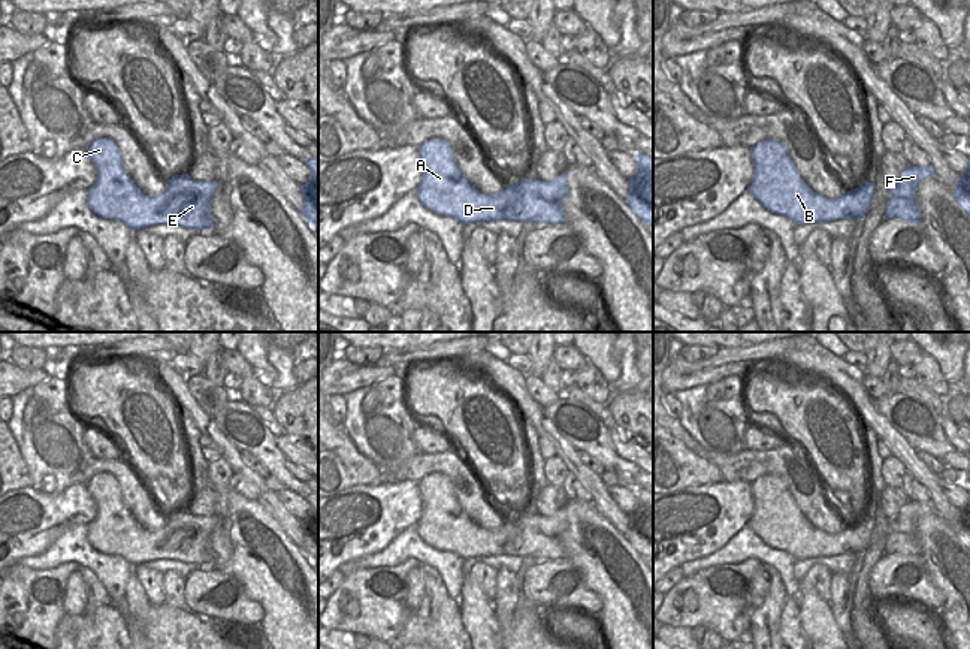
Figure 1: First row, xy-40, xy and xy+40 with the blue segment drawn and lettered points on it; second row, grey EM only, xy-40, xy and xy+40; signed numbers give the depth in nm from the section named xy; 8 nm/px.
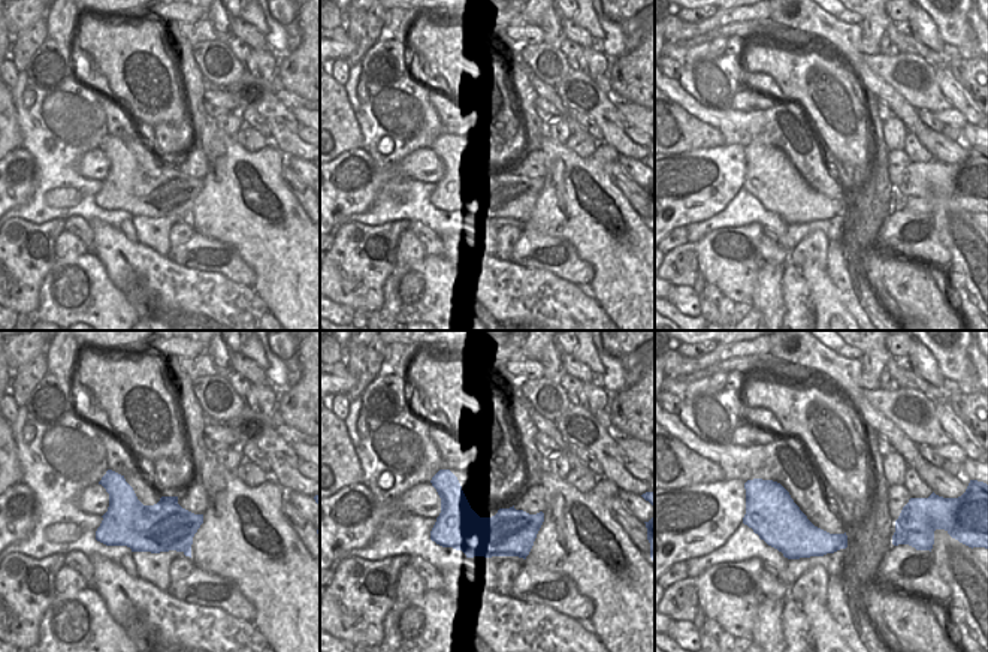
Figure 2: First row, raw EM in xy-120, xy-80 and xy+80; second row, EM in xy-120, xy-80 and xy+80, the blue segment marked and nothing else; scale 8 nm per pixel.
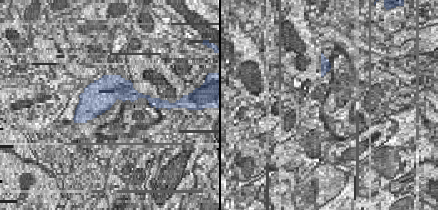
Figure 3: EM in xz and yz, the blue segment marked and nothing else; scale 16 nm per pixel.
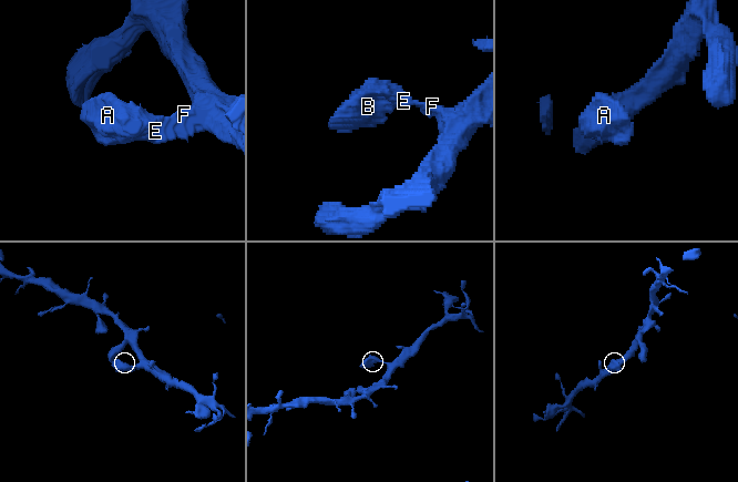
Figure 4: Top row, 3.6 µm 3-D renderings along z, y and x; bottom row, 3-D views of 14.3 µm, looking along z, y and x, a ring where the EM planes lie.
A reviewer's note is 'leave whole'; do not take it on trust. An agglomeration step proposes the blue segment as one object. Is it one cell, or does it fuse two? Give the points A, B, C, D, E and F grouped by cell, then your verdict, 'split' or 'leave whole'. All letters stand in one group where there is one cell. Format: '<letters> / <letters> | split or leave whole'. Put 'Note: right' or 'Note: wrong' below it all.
A B C D E F | leave whole
Note: right

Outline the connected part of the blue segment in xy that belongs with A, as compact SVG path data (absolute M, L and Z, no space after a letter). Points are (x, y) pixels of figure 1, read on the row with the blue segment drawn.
M429 139L418 147L421 181L416 188L420 203L462 224L516 220L557 224L565 221L560 199L568 193L566 170L553 181L525 178L498 194L483 194L459 170L450 144Z

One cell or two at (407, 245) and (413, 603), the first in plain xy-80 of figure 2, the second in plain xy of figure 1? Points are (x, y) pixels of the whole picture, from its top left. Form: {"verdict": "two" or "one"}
{"verdict": "one"}

